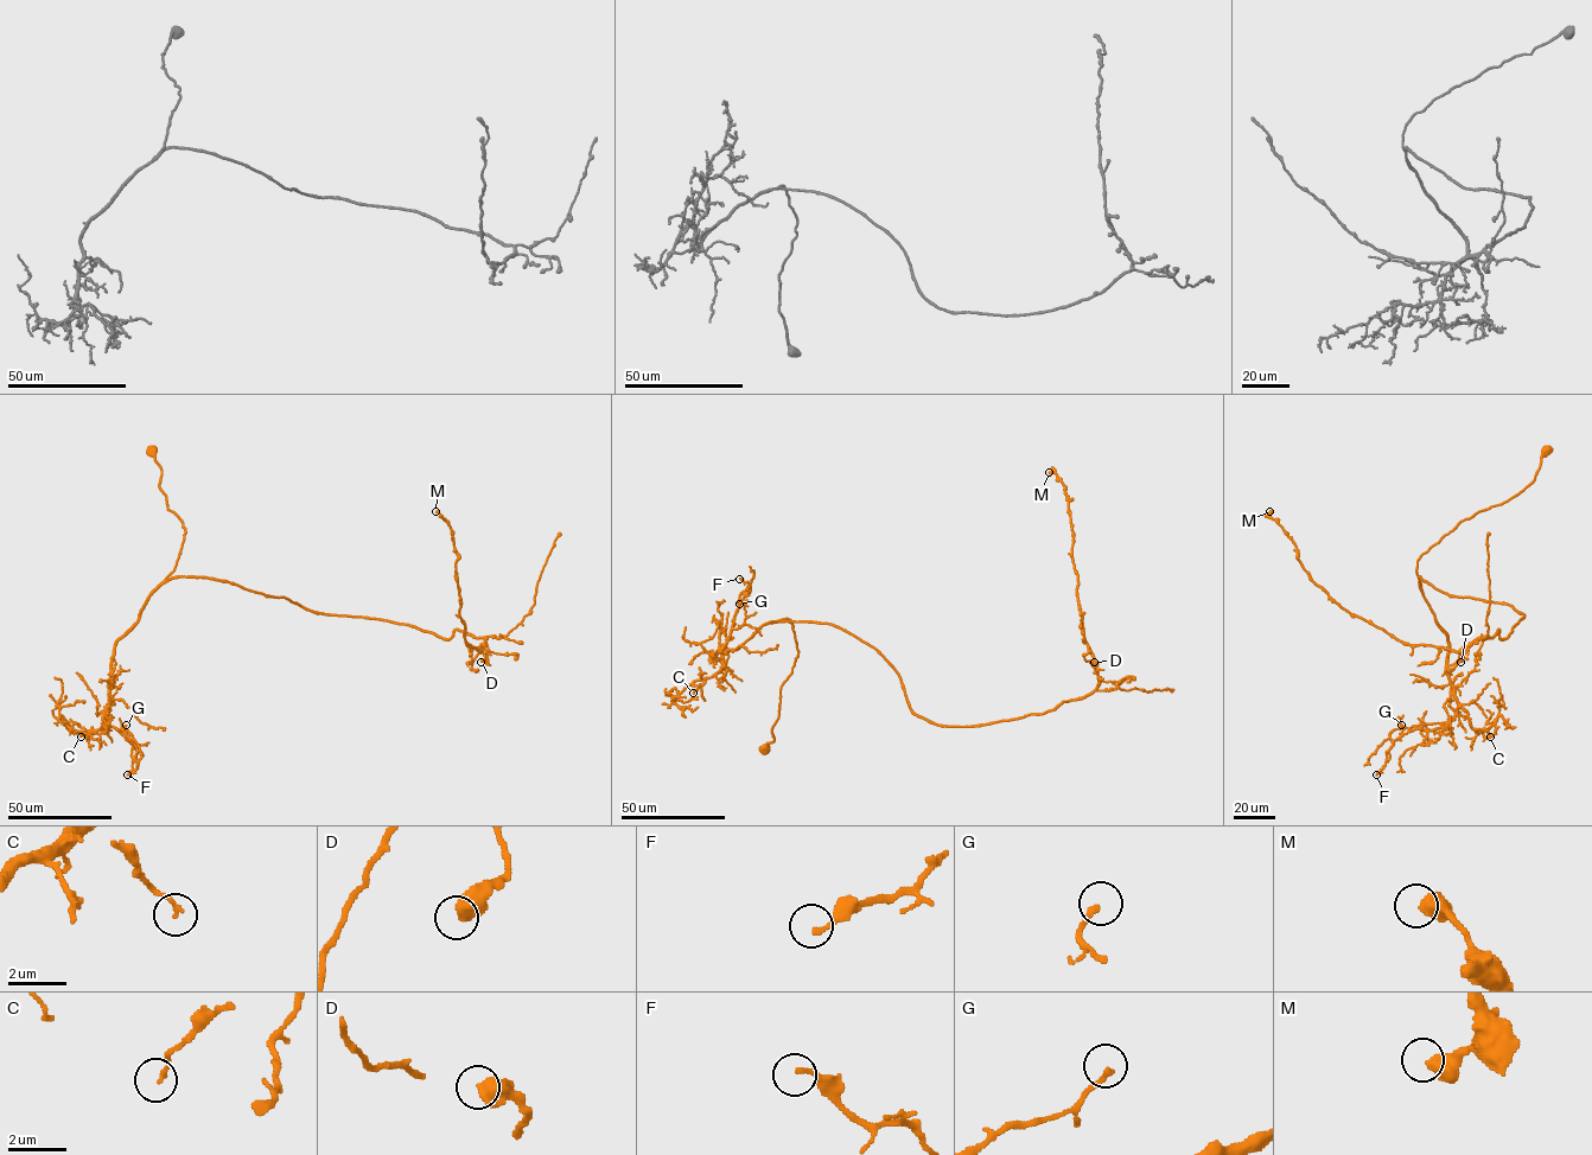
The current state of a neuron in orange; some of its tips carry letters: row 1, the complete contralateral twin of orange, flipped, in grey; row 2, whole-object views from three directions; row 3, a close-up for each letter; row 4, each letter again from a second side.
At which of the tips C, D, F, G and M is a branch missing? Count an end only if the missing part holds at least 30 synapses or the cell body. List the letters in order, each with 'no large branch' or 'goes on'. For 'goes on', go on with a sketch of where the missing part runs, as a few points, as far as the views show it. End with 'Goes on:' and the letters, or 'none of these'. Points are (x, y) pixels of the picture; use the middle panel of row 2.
C: no large branch
D: no large branch
F: no large branch
G: no large branch
M: no large branch
Goes on: none of these

